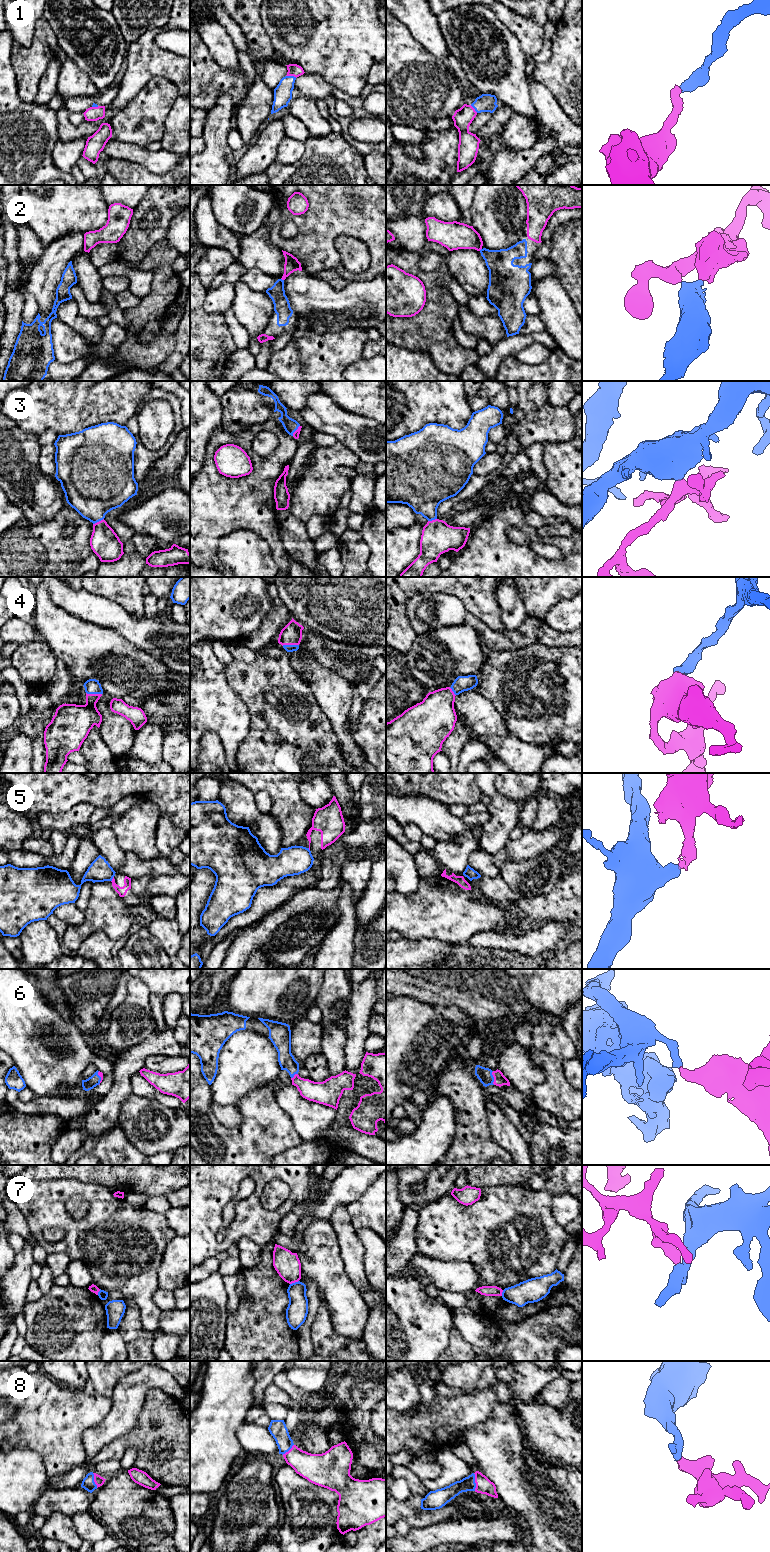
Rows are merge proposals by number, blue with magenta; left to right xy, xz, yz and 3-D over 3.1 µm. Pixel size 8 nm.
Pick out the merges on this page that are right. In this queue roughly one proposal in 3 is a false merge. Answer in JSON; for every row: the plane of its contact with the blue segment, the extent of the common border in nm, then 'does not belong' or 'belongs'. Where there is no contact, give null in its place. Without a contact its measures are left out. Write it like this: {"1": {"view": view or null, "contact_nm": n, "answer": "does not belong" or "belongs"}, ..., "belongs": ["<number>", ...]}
{"1": {"view": "xz", "contact_nm": 90, "answer": "belongs"}, "2": {"view": "xz", "contact_nm": 30, "answer": "belongs"}, "3": {"view": "xy", "contact_nm": 100, "answer": "belongs"}, "4": {"view": "xz", "contact_nm": 140, "answer": "belongs"}, "5": {"view": "xy", "contact_nm": 50, "answer": "does not belong"}, "6": {"view": "yz", "contact_nm": 110, "answer": "belongs"}, "7": {"view": "xz", "contact_nm": 80, "answer": "does not belong"}, "8": {"view": "yz", "contact_nm": 140, "answer": "belongs"}, "belongs": ["1", "2", "3", "4", "6", "8"]}

